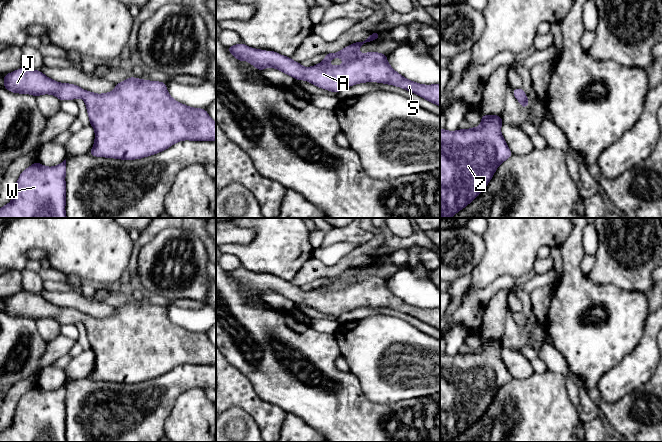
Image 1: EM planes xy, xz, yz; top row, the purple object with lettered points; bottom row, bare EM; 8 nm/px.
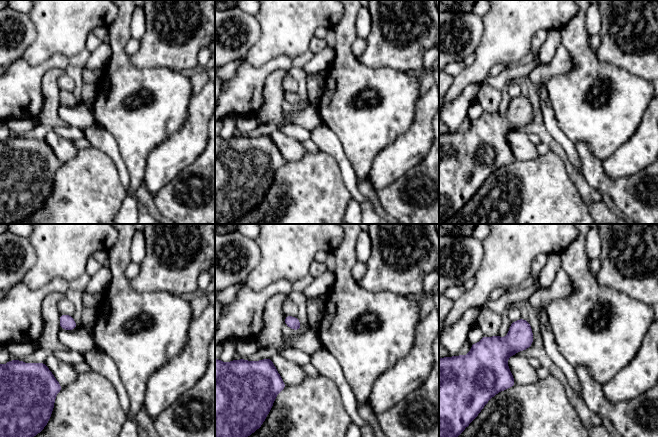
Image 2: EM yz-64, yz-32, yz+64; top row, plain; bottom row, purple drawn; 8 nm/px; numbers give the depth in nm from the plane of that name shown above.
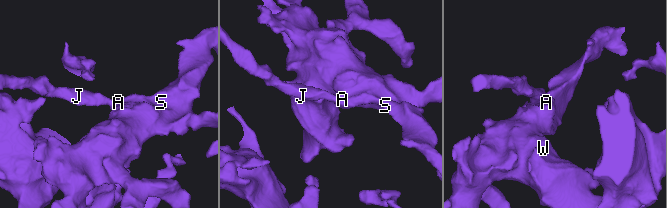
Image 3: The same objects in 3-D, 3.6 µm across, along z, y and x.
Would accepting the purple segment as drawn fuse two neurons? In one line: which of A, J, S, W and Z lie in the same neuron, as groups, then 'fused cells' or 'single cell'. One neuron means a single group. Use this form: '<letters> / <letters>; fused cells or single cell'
A J S W Z; single cell

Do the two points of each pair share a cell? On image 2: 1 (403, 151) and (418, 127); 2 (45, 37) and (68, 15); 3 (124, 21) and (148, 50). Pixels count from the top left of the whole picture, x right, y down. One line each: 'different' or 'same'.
1: same
2: same
3: different

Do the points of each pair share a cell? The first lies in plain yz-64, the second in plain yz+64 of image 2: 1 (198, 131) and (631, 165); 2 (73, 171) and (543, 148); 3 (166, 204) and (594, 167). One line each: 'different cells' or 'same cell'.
1: same cell
2: different cells
3: same cell

